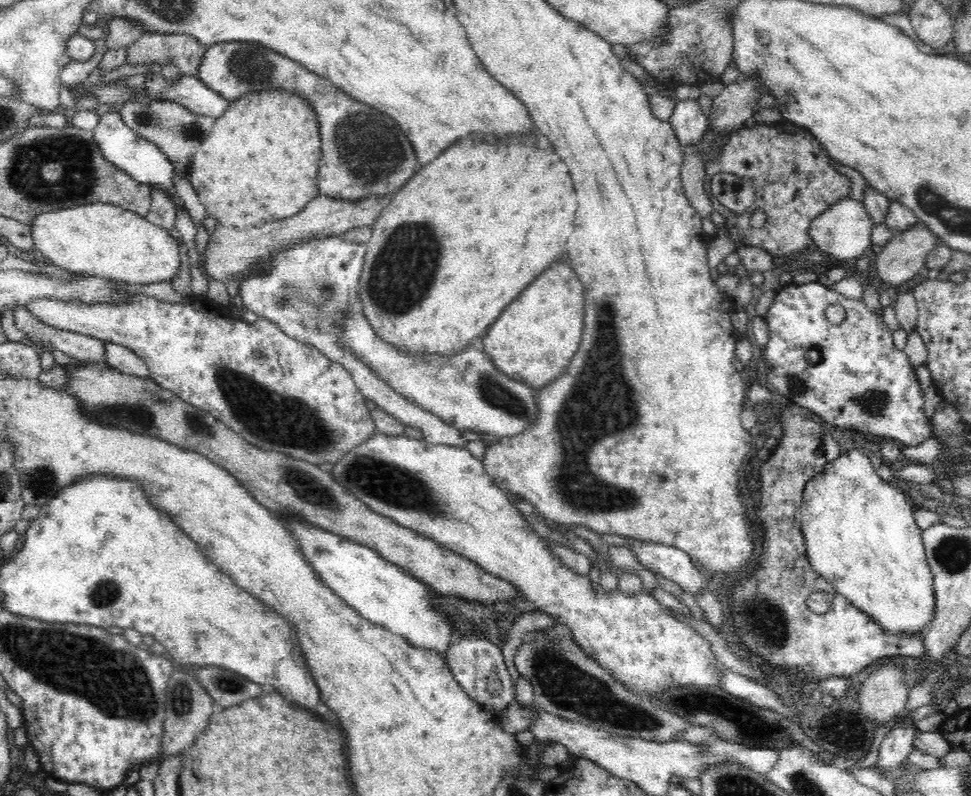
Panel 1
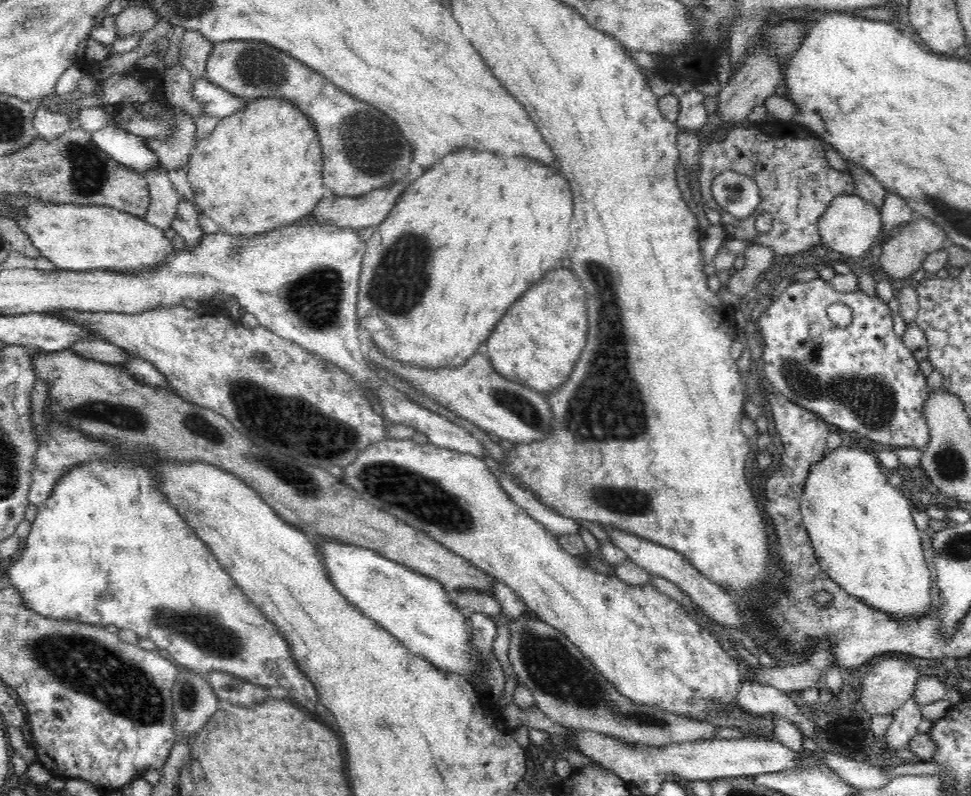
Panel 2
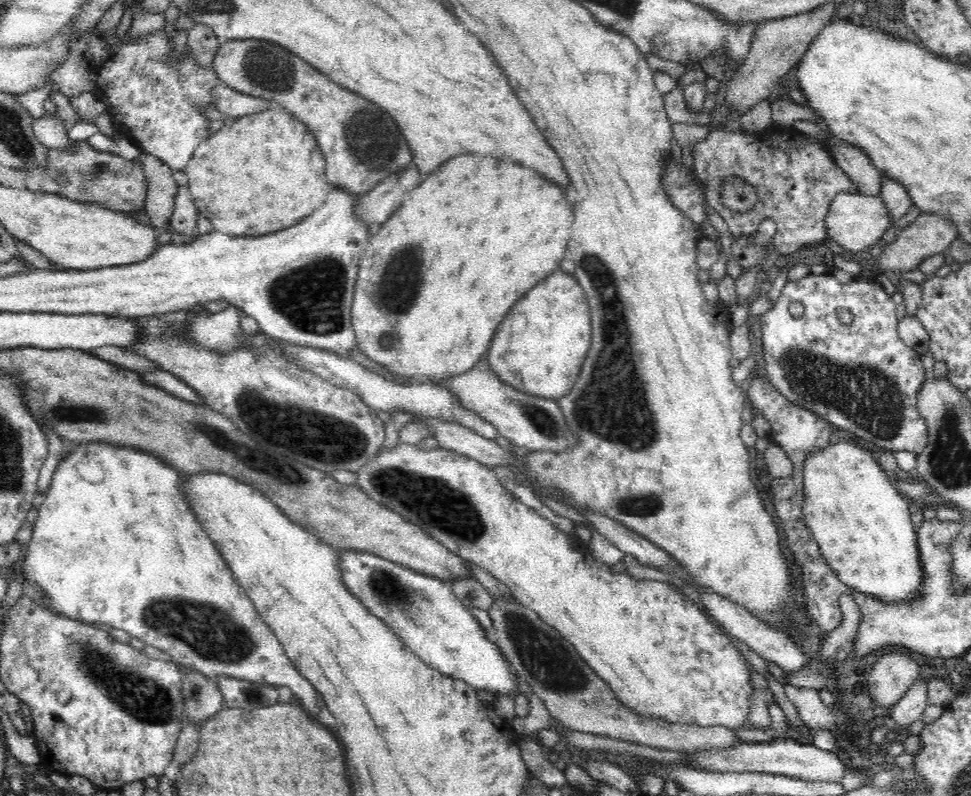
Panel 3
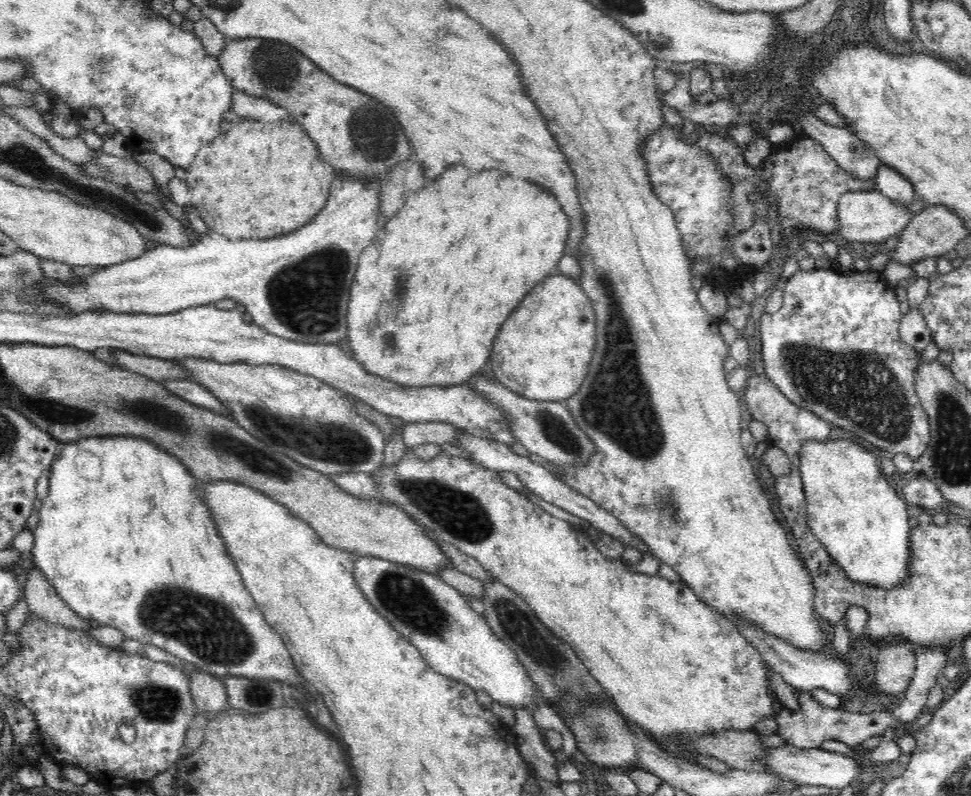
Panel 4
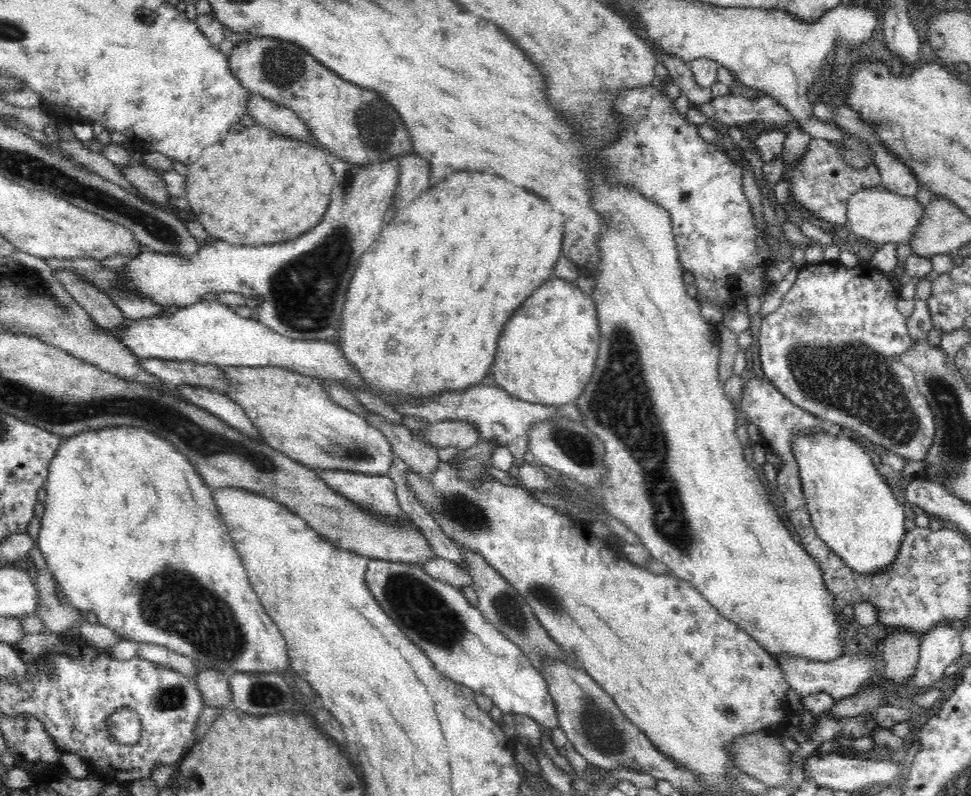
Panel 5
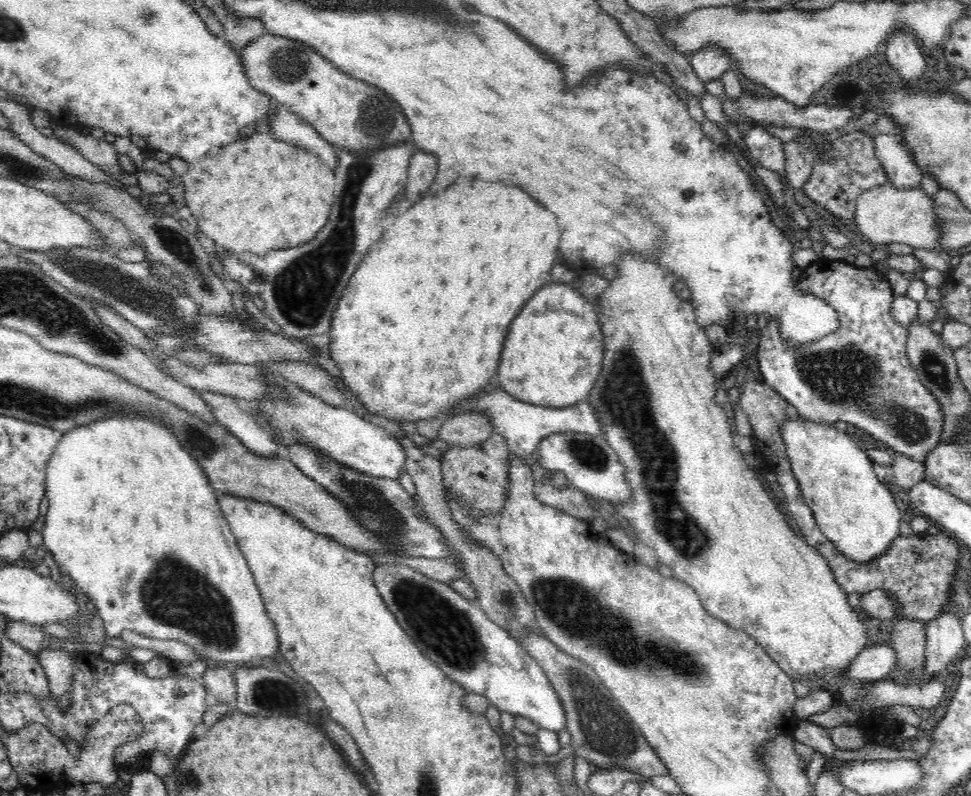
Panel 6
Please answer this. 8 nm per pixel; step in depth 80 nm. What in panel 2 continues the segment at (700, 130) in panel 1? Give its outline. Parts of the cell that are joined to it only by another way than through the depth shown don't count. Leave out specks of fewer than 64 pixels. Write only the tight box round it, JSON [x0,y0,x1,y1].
[676,84,708,133]

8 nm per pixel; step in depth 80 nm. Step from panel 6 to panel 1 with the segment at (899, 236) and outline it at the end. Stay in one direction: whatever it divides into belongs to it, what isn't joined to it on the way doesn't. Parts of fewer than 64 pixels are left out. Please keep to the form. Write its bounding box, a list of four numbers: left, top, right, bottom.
[809,197,875,260]

